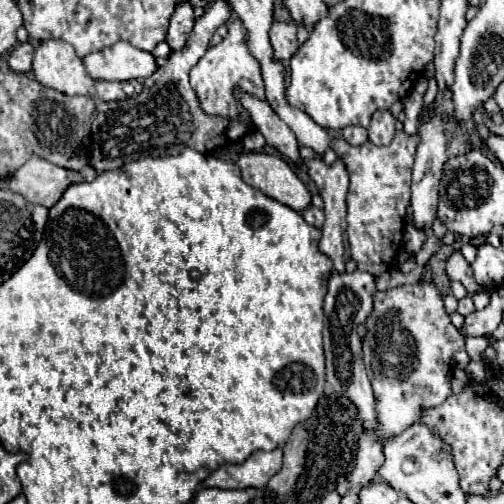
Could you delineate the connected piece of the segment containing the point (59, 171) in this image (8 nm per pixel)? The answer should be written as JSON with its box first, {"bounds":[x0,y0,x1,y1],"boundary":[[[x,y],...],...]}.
{"bounds":[10,156,82,208],"boundary":[[[32,156],[12,178],[10,190],[22,194],[28,202],[52,208],[70,184],[82,182],[80,172],[60,168],[44,158]]]}

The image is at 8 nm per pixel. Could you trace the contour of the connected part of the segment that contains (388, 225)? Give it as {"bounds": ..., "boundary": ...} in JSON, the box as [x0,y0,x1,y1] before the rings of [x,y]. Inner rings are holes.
{"bounds":[332,130,420,276],"boundary":[[[404,130],[396,132],[394,140],[388,146],[376,146],[370,140],[362,146],[350,146],[344,138],[332,140],[332,150],[344,162],[350,174],[350,190],[348,190],[348,240],[352,260],[358,264],[358,270],[370,272],[372,276],[380,276],[388,268],[394,266],[398,252],[402,250],[402,226],[404,214],[410,204],[410,178],[416,146],[420,144],[420,134],[406,134]]]}

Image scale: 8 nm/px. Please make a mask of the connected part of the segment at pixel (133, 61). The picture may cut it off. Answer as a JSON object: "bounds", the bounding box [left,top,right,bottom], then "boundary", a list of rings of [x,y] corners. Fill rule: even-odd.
{"bounds":[82,42,158,80],"boundary":[[[116,42],[100,52],[82,58],[88,76],[94,80],[138,80],[148,78],[158,66],[150,52],[138,50],[128,42]]]}

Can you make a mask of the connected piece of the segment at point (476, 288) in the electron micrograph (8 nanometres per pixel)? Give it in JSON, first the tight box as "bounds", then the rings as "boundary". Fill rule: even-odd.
{"bounds":[446,252,490,296],"boundary":[[[454,252],[454,254],[448,258],[446,272],[448,272],[448,276],[450,276],[450,278],[454,278],[454,280],[458,280],[458,282],[462,282],[470,296],[472,296],[472,294],[476,294],[476,292],[486,292],[486,294],[490,292],[488,288],[484,288],[484,286],[476,284],[474,276],[472,276],[472,268],[470,268],[470,264],[464,260],[464,256],[462,256],[460,252]]]}

